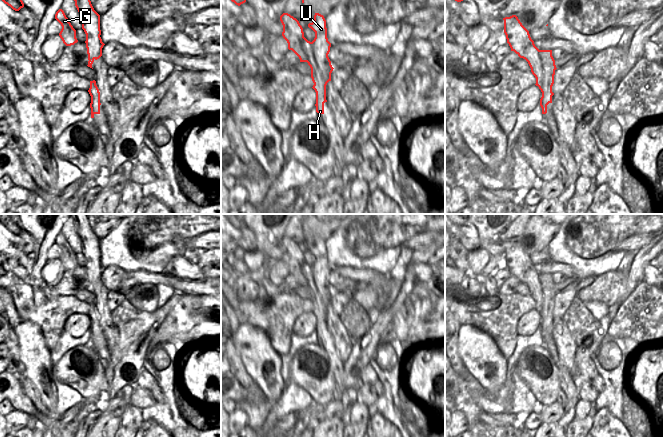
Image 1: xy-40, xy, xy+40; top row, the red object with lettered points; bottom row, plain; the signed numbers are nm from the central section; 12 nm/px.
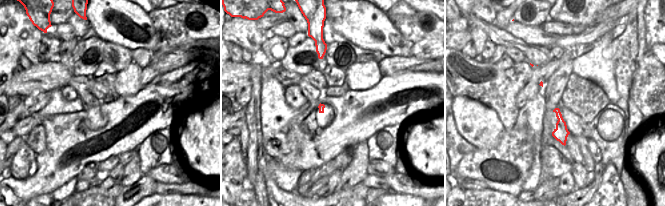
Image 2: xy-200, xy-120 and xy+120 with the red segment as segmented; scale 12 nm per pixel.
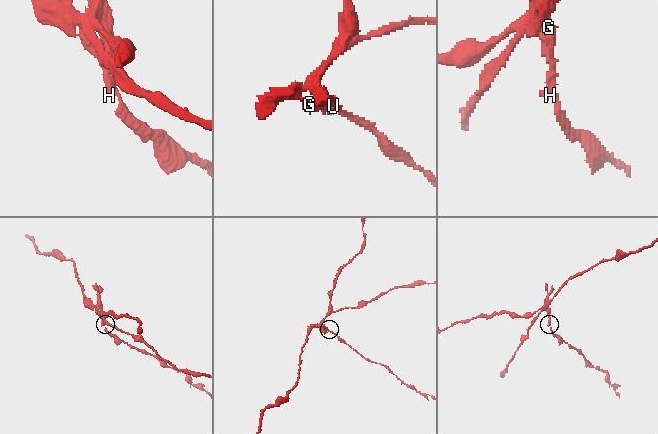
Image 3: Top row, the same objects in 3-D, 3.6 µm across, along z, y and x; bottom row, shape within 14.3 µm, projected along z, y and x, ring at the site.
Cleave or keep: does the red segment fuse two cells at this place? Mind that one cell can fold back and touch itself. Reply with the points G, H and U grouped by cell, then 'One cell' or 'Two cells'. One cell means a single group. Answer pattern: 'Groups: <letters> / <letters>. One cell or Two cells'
Groups: G U / H. Two cells

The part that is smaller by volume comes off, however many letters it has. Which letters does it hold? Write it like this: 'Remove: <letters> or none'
Remove: H

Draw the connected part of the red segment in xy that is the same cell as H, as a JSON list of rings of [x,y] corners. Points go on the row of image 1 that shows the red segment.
[[[294,18],[289,22],[281,21],[283,25],[282,36],[288,43],[288,49],[292,50],[300,59],[307,62],[311,68],[311,78],[316,92],[316,112],[324,114],[324,103],[326,100],[326,85],[331,81],[332,65],[318,64],[314,56],[312,43],[304,37],[303,28],[299,21]]]

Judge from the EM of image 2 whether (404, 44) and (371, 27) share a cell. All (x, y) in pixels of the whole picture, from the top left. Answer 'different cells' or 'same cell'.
same cell

